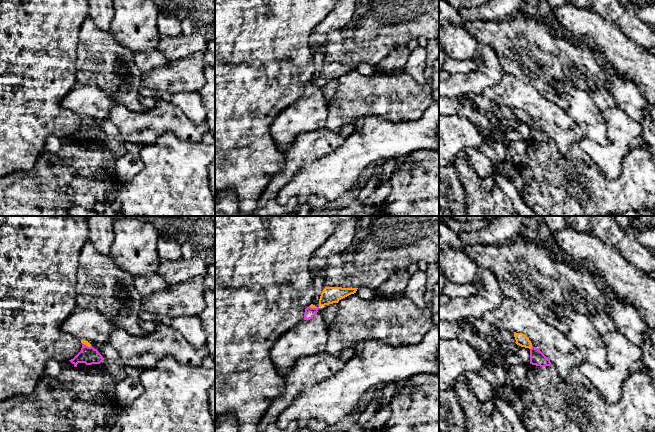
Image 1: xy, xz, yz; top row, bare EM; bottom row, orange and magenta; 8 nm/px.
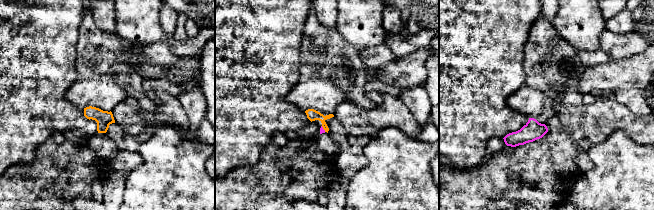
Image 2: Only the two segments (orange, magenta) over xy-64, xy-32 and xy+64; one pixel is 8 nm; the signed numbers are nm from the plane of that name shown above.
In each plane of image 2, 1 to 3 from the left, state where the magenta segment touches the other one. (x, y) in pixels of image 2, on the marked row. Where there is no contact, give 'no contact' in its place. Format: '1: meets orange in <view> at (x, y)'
1: no contact
2: meets orange in xy-32 at (323, 128)
3: no contact

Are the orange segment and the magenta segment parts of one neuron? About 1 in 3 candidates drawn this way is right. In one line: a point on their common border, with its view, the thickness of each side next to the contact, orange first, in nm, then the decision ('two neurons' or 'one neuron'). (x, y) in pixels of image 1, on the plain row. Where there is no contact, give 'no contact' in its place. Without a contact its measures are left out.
xy (86, 121) | 40/140 nm | one neuron

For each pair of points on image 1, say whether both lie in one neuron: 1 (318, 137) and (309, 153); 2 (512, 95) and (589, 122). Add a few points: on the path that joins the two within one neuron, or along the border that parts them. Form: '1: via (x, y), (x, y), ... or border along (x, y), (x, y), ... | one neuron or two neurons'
1: via (317, 141), (309, 149) | one neuron
2: border along (565, 109), (583, 134) | two neurons

